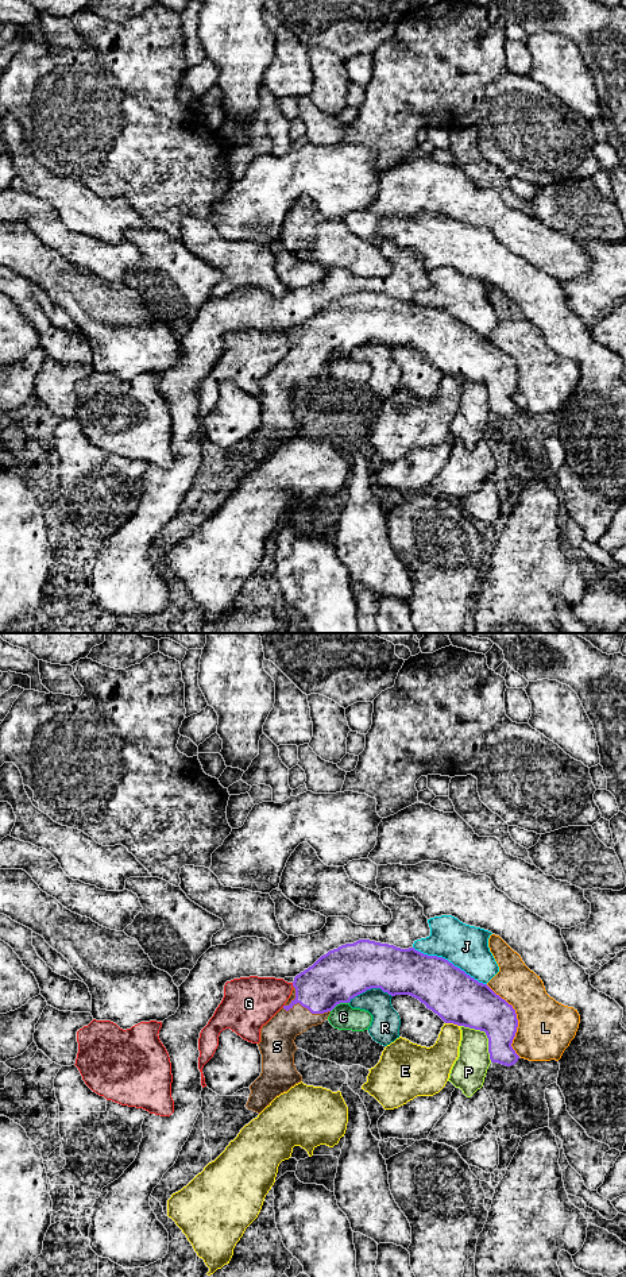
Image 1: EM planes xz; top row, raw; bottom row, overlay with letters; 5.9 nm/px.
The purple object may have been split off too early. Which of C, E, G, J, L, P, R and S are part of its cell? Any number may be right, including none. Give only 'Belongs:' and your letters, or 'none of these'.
Belongs: S

